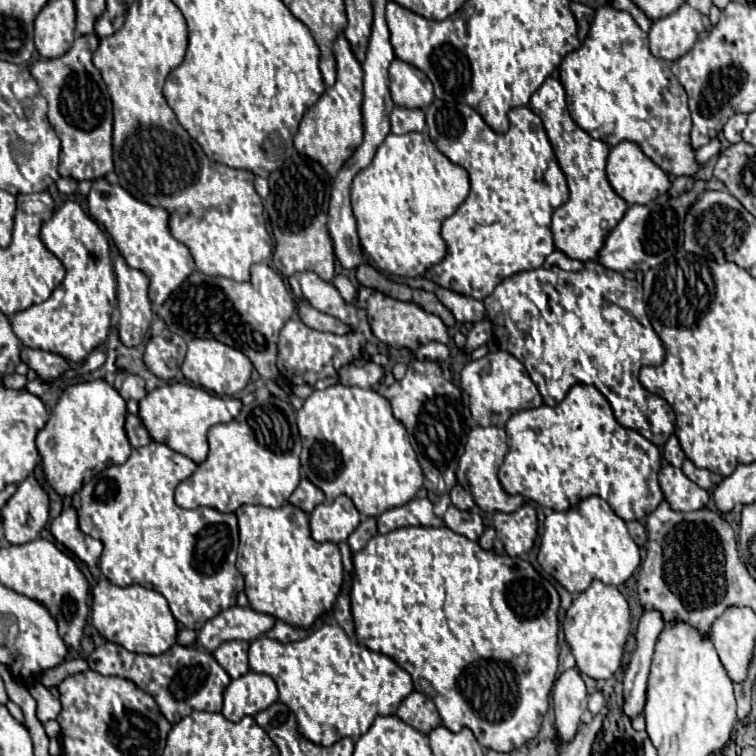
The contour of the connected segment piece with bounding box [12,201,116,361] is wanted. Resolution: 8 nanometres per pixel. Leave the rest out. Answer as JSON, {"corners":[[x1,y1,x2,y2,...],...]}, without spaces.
{"corners":[[66,201,54,209,54,215,42,223,40,237,46,249,64,263,66,277,48,301,16,313,12,329,26,347,58,353,68,361,82,361,108,337,110,317,116,307,116,277,108,239,98,223,74,201]]}

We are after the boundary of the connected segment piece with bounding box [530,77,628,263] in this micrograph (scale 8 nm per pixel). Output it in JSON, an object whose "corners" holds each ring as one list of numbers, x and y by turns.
{"corners":[[548,77,544,85,532,95,530,109,542,119,548,139,554,147,560,169,566,175,570,199,558,207,552,215,552,235,558,251,576,261,596,261,600,249,604,247,604,239,608,231,612,231,618,221,624,217,628,205,616,191,610,187,606,179,606,157,610,147,598,139,592,139,584,129,580,129,566,109,566,97,560,81]]}

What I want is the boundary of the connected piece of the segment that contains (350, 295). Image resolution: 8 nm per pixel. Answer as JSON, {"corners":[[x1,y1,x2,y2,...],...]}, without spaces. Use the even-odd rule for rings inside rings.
{"corners":[[337,275,334,277,332,282,346,303,354,303,354,299,356,299,357,289,346,276]]}

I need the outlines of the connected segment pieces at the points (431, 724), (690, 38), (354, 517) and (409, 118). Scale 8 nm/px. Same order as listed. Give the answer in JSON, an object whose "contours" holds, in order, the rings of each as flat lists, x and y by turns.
{"contours":[[[412,691,398,707,398,713,396,713,404,723,412,725,414,729,418,729,420,733,428,735,430,731,434,731,436,727,442,725,440,721,440,715,434,707,434,703,424,697,422,693,416,693]],[[684,3,678,11,652,23,648,33,650,53,654,57,674,61,692,49,702,31,702,13,696,13,696,9]],[[340,495,332,503,322,503,310,513,312,539,318,543,346,541,358,523,360,513,346,495]],[[394,107,392,115,390,115,390,121,392,121,392,133,396,133,396,135,410,133,410,131,422,131,426,127,422,109]]]}

